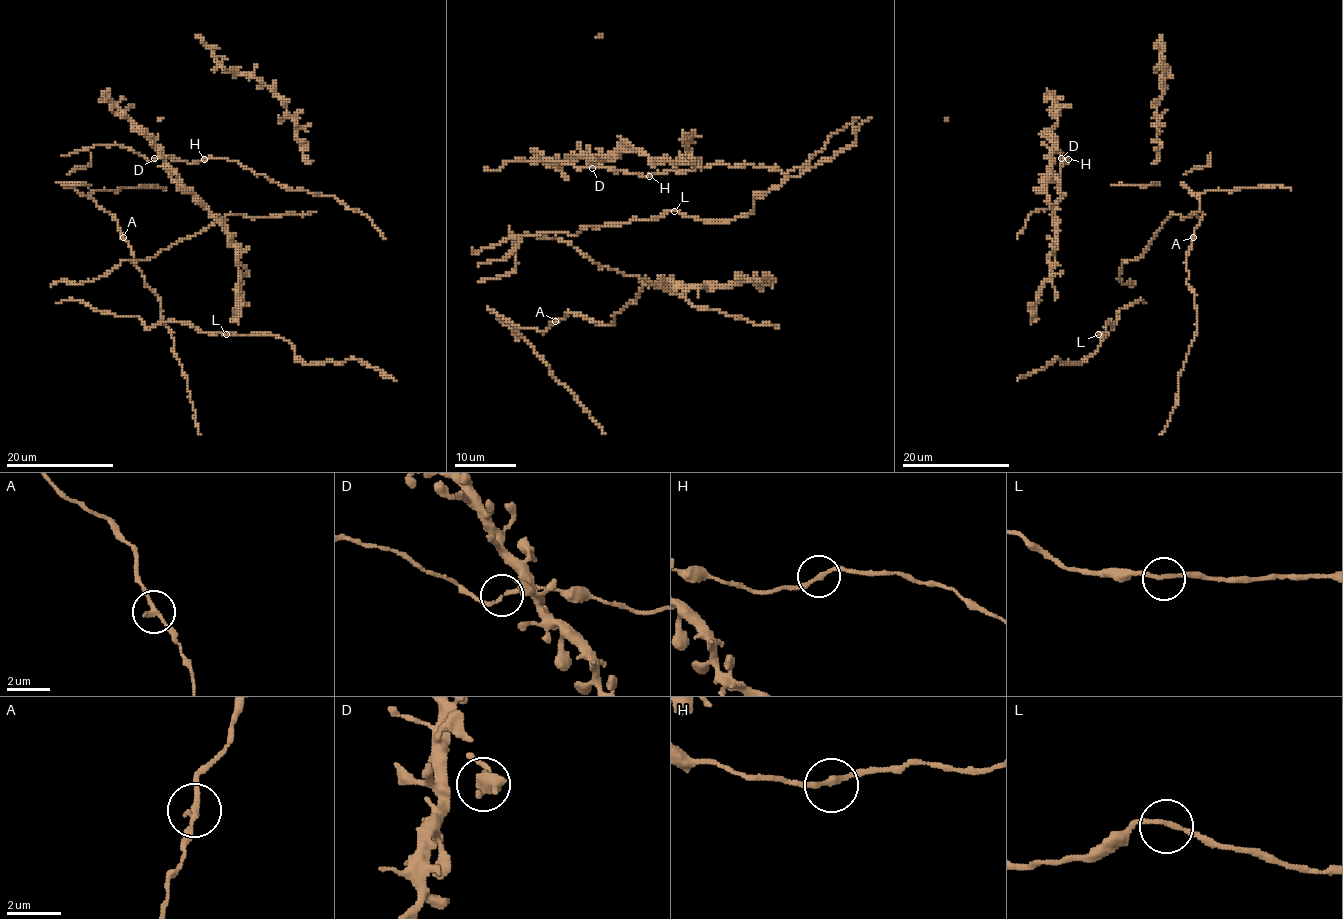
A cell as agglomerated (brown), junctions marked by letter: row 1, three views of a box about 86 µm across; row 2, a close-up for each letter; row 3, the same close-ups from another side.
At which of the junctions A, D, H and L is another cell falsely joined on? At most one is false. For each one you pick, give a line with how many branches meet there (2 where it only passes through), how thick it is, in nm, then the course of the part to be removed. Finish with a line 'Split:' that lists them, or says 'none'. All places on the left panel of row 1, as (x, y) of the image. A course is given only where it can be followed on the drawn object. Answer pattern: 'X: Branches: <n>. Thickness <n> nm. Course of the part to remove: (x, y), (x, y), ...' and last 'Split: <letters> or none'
Split: none

